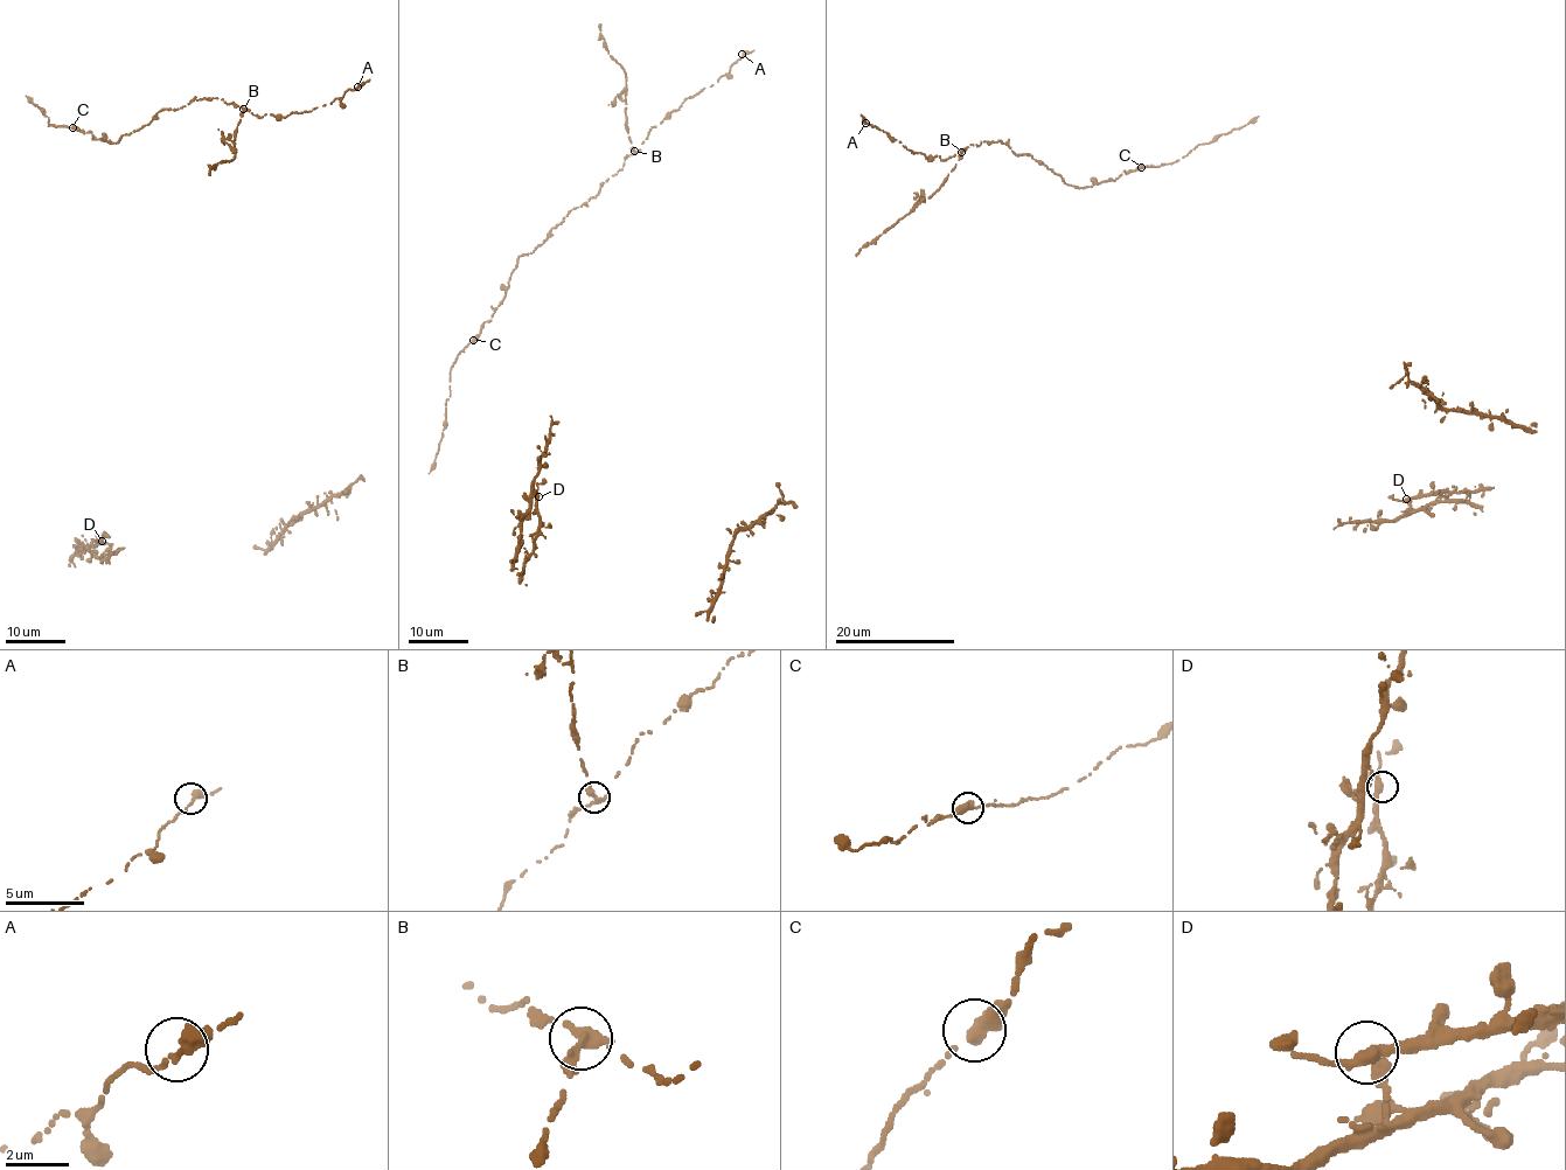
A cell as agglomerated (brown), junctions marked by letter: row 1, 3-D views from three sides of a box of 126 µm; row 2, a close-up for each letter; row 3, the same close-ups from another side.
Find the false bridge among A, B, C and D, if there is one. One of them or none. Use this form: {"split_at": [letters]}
{"split_at": ["B"]}

